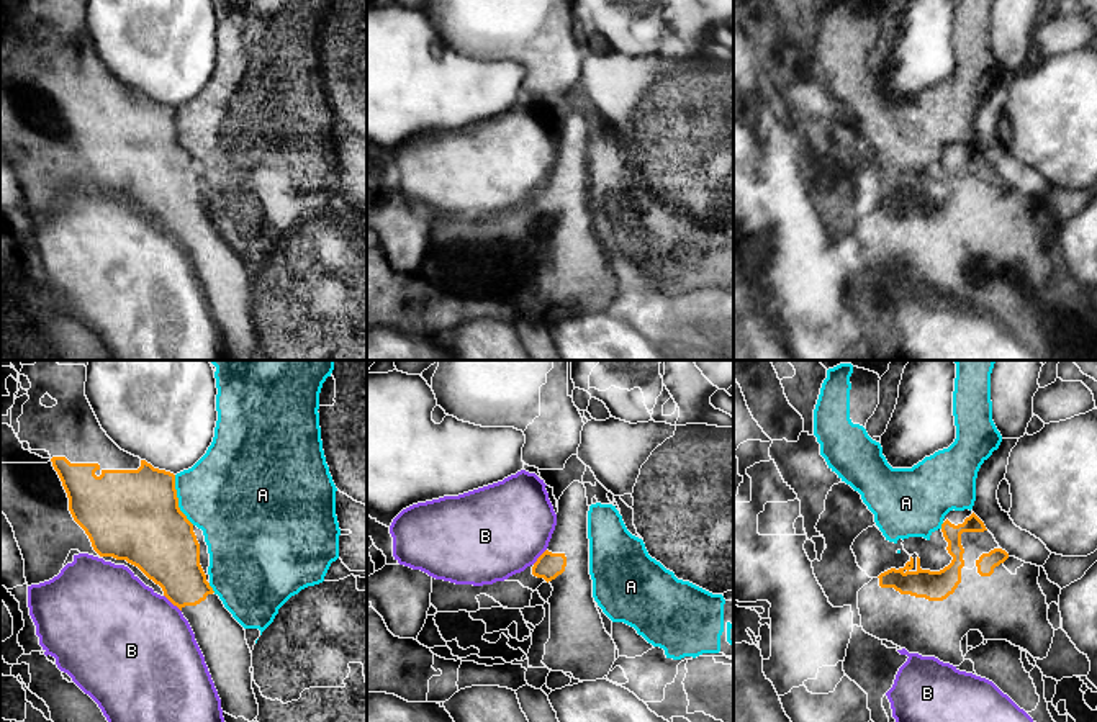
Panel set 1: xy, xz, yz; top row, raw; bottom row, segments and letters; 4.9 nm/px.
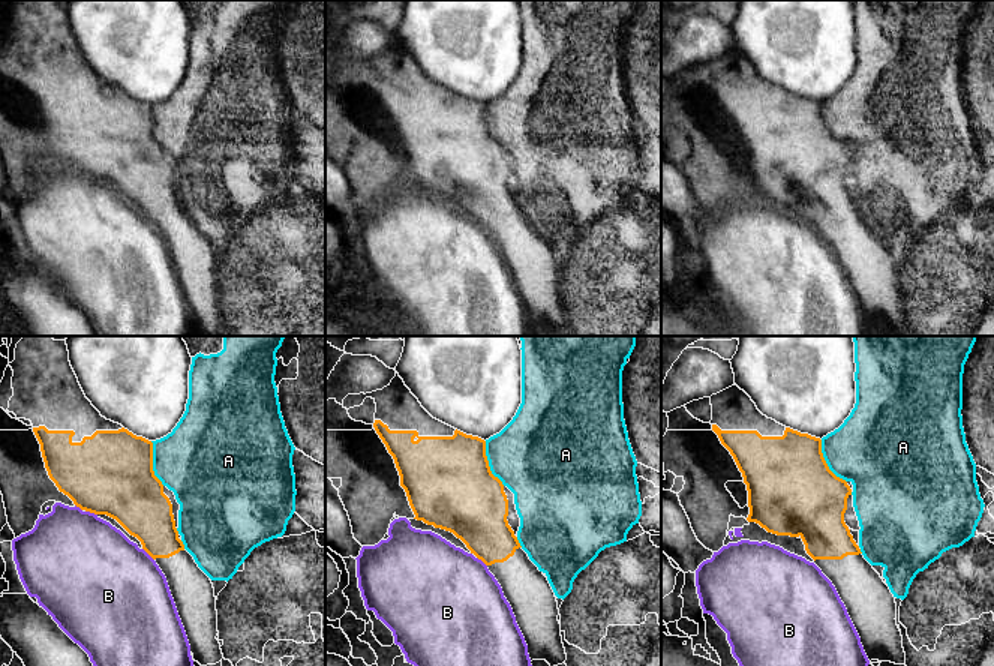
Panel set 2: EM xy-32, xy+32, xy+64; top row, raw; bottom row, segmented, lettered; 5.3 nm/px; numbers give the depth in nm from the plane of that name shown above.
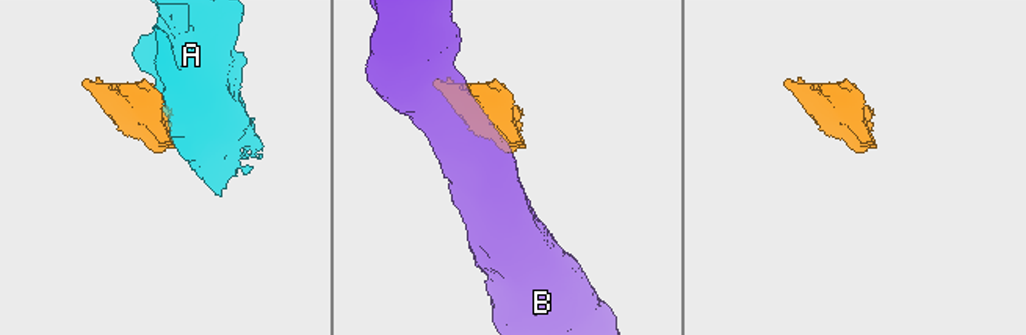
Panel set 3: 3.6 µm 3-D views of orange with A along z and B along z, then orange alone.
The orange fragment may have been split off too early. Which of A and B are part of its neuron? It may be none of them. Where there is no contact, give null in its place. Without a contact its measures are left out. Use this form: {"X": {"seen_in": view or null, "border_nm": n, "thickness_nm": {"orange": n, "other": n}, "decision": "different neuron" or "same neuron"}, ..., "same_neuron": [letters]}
{"A": {"seen_in": "xy", "border_nm": 260, "thickness_nm": {"orange": 440, "other": 440}, "decision": "different neuron"}, "B": {"seen_in": "xy", "border_nm": 120, "thickness_nm": {"orange": 320, "other": 500}, "decision": "different neuron"}, "same_neuron": []}

